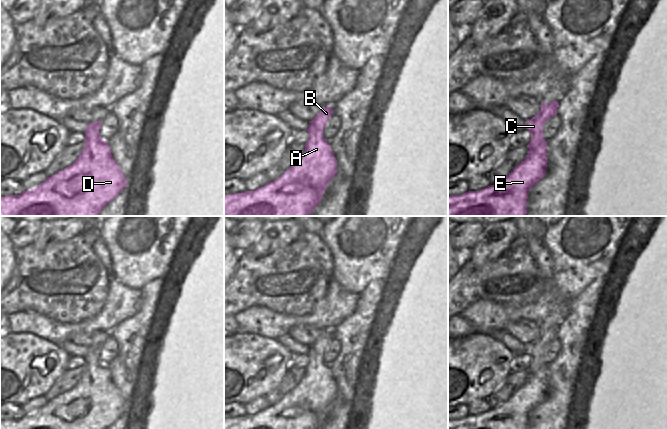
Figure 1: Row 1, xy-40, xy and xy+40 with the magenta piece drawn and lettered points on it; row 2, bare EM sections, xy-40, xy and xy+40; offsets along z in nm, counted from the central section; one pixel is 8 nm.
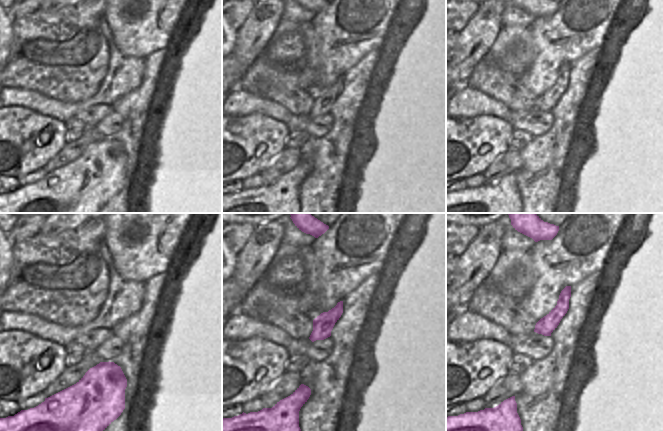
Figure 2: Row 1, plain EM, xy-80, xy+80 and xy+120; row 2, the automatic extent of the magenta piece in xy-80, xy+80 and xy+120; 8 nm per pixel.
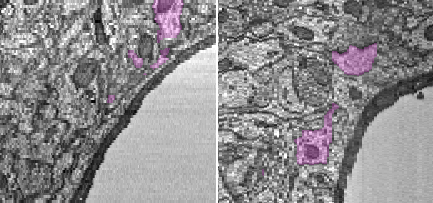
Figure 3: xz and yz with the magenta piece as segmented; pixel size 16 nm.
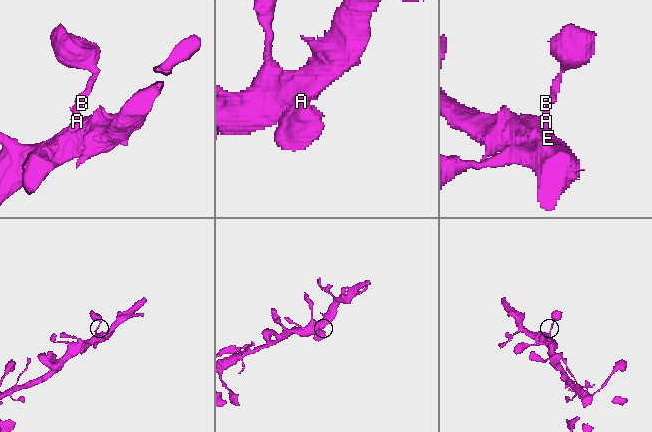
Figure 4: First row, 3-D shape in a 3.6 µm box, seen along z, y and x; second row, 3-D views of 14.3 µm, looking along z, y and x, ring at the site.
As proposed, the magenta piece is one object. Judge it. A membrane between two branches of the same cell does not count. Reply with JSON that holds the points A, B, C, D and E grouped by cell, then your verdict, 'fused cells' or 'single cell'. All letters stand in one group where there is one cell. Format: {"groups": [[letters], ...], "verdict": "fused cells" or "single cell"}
{"groups": [["A", "B", "C", "D", "E"]], "verdict": "single cell"}

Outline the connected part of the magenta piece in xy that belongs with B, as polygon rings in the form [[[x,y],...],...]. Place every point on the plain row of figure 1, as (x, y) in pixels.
[[[321,331],[315,342],[309,346],[305,376],[278,403],[269,405],[264,411],[254,415],[224,419],[224,429],[319,429],[329,406],[337,396],[337,384],[323,360],[325,348],[332,338],[331,331]]]

